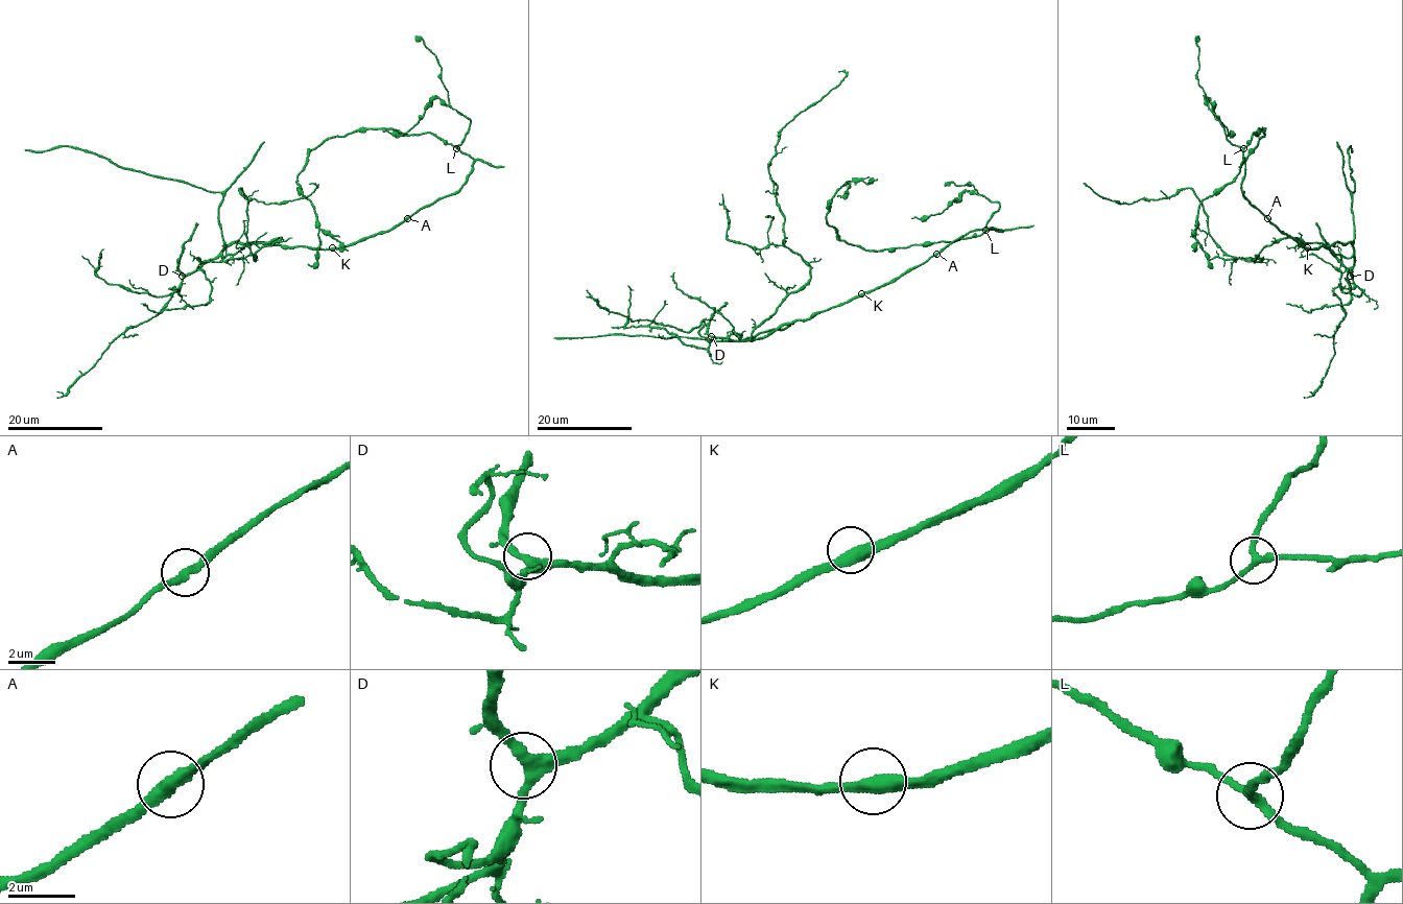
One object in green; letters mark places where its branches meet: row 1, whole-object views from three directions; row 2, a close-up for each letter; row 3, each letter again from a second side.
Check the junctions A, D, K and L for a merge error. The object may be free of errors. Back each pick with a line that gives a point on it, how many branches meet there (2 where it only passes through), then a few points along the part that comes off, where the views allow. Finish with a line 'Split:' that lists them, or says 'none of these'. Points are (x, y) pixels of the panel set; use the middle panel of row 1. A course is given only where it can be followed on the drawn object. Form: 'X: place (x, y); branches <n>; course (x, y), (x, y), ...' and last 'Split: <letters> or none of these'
Split: none of these

